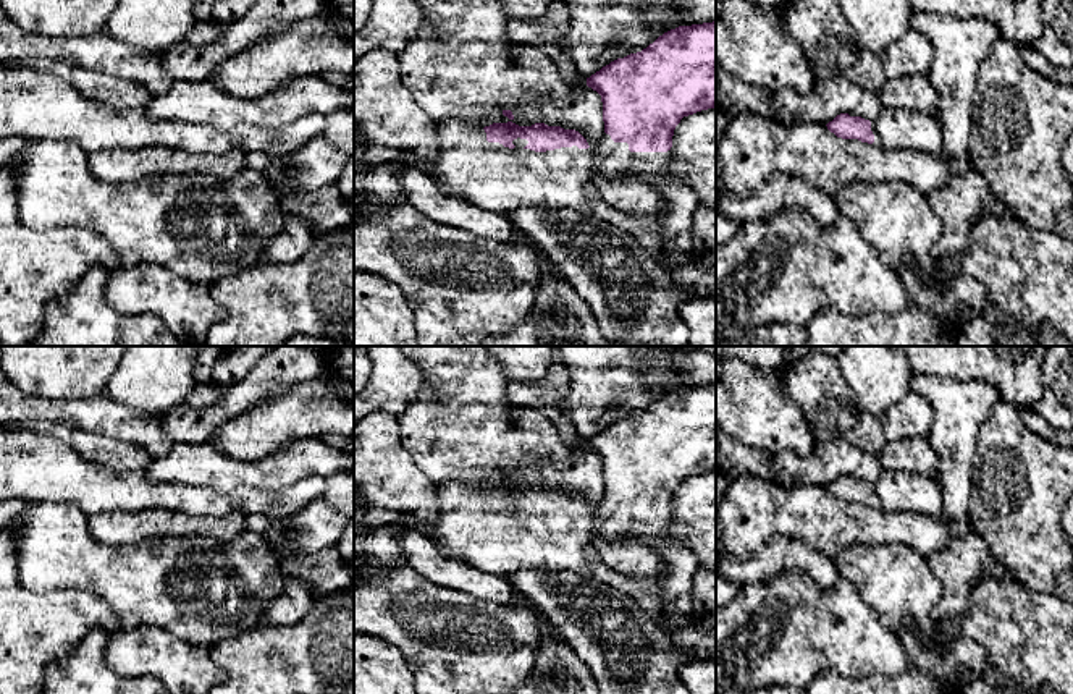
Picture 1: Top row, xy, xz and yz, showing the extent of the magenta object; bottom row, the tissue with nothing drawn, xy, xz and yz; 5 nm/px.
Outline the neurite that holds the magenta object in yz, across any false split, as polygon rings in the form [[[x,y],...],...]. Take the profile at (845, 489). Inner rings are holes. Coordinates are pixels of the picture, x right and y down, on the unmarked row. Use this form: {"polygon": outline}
{"polygon": [[[882,471],[881,477],[869,484],[861,479],[840,476],[829,484],[827,492],[842,501],[858,501],[876,510],[913,511],[926,516],[937,516],[942,510],[942,493],[936,479],[907,471]]]}

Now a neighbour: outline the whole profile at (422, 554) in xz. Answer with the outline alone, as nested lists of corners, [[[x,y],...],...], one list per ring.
[[[419,531],[402,532],[399,542],[407,565],[428,582],[485,602],[511,603],[514,587],[506,578],[485,573],[462,558],[446,555]]]

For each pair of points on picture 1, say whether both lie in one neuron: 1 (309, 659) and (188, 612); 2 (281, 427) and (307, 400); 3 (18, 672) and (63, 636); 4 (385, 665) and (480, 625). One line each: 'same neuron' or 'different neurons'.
1: different neurons
2: same neuron
3: same neuron
4: different neurons

